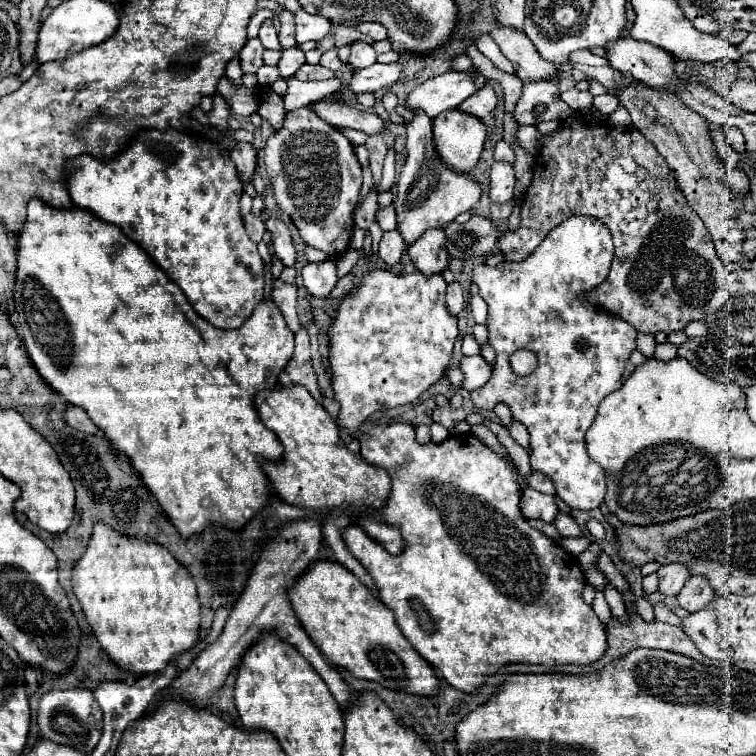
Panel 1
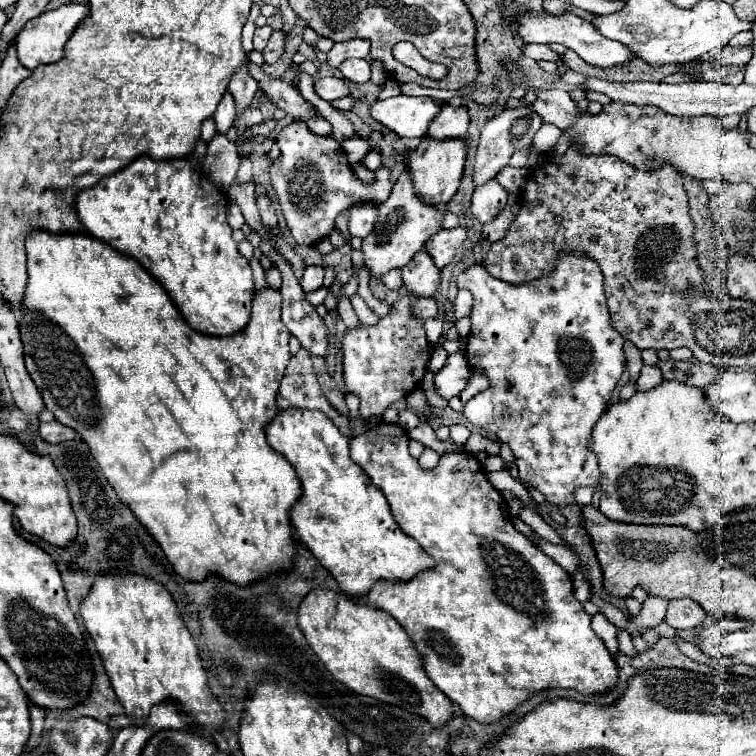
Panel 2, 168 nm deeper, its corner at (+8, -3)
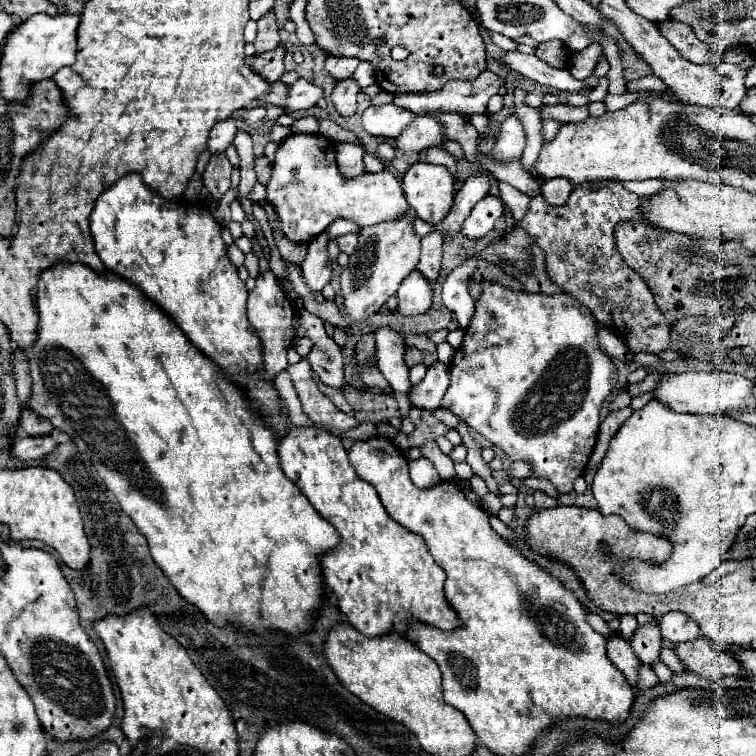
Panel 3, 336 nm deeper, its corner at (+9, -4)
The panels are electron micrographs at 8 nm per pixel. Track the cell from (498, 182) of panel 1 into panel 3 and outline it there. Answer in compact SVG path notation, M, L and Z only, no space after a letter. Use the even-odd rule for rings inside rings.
M486 195L476 203L470 217L464 221L462 235L468 239L480 239L494 227L498 217L502 217L502 201L494 195Z

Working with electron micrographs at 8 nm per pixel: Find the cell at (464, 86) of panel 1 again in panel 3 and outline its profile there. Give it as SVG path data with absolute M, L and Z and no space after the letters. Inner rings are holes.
M388 103L380 107L368 107L362 113L362 125L374 137L398 137L400 131L414 121L414 117L414 113Z

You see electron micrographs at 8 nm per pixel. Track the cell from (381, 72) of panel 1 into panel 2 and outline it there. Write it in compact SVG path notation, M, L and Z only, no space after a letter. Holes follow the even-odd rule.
M321 78L315 84L315 92L323 98L323 100L337 100L343 96L351 94L351 84L345 78Z

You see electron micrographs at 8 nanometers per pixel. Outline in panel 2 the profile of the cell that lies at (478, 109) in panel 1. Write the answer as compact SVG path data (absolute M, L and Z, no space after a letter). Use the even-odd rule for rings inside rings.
M445 104L441 112L431 122L427 136L431 138L461 138L469 128L469 110L467 106L449 106Z

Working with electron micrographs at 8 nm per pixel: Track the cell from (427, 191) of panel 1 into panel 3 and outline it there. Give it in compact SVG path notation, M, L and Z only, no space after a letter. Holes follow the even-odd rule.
M412 219L386 221L366 227L358 233L358 247L350 255L350 263L340 275L340 305L350 315L352 323L364 323L370 315L380 311L386 301L396 295L400 283L416 269L420 255L420 237L412 231Z

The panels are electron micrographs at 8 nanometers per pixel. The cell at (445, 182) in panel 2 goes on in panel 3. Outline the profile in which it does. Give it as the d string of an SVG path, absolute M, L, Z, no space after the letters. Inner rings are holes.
M416 163L404 175L402 189L412 213L430 225L438 225L452 207L454 181L446 167Z

